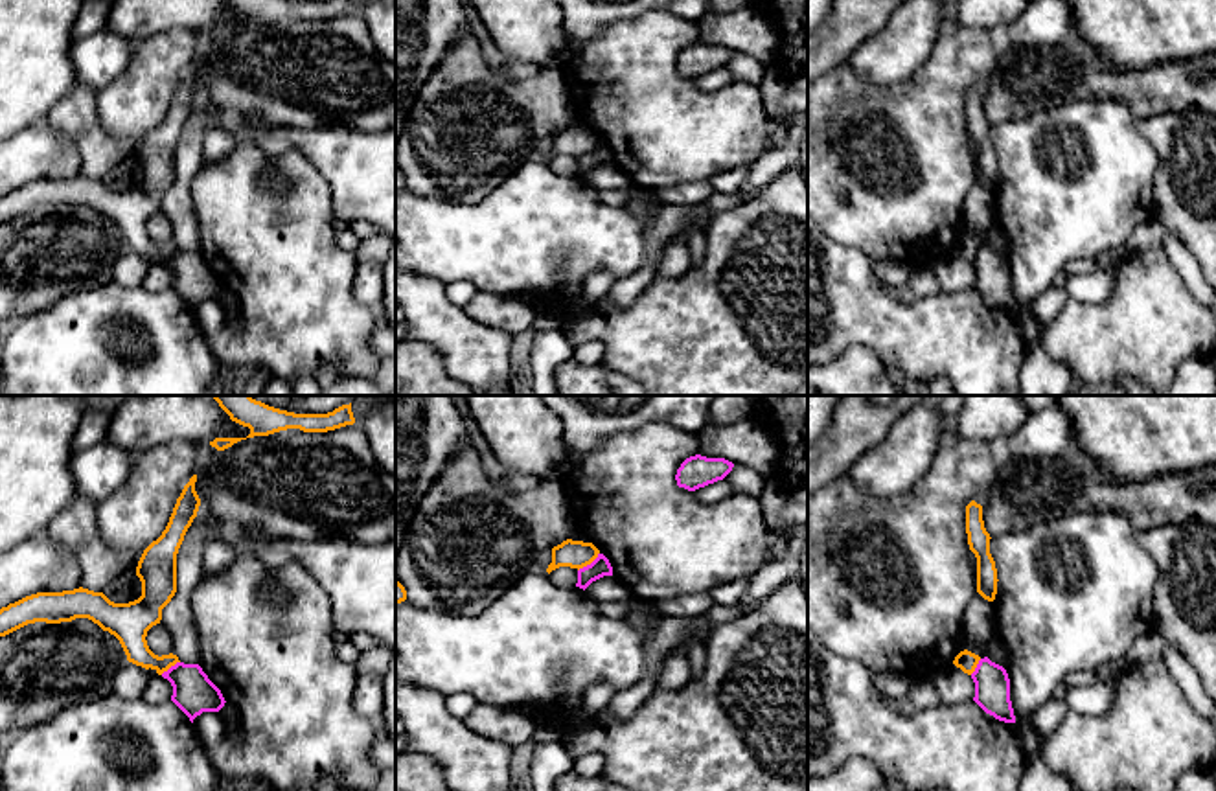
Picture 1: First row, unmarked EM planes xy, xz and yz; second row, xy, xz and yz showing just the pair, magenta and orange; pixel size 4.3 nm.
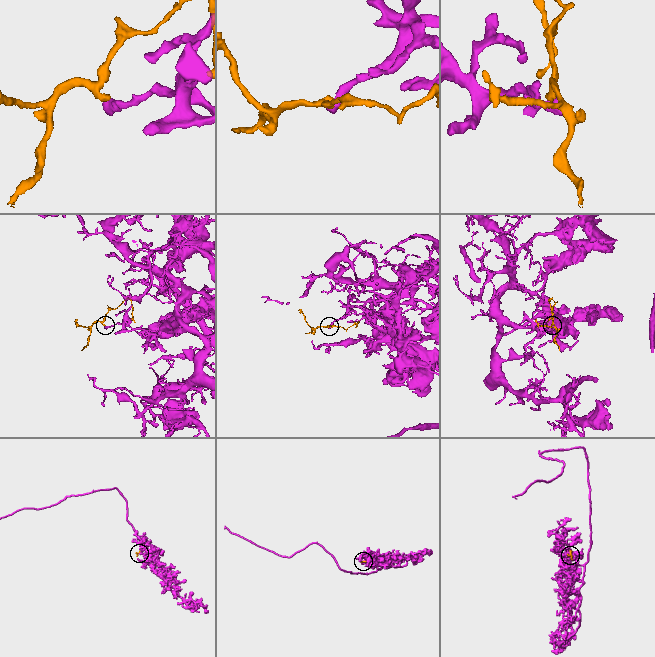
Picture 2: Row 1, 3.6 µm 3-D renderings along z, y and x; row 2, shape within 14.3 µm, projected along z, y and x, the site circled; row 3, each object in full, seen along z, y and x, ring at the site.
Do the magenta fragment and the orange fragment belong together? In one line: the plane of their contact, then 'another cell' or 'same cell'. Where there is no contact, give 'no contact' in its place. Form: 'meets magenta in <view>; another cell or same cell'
meets magenta in xz; another cell

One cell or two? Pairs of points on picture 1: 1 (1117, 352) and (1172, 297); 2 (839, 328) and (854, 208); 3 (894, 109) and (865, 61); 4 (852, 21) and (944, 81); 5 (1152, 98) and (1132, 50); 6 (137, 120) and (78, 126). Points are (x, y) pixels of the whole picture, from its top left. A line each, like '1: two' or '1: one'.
1: one
2: two
3: two
4: two
5: two
6: two

